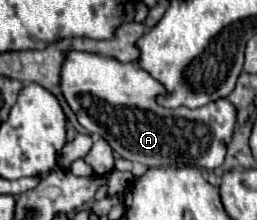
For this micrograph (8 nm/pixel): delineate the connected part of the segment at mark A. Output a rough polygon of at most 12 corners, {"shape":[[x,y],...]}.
{"shape":[[70,51],[78,123],[146,167],[222,165],[236,109],[154,103],[136,63]]}

